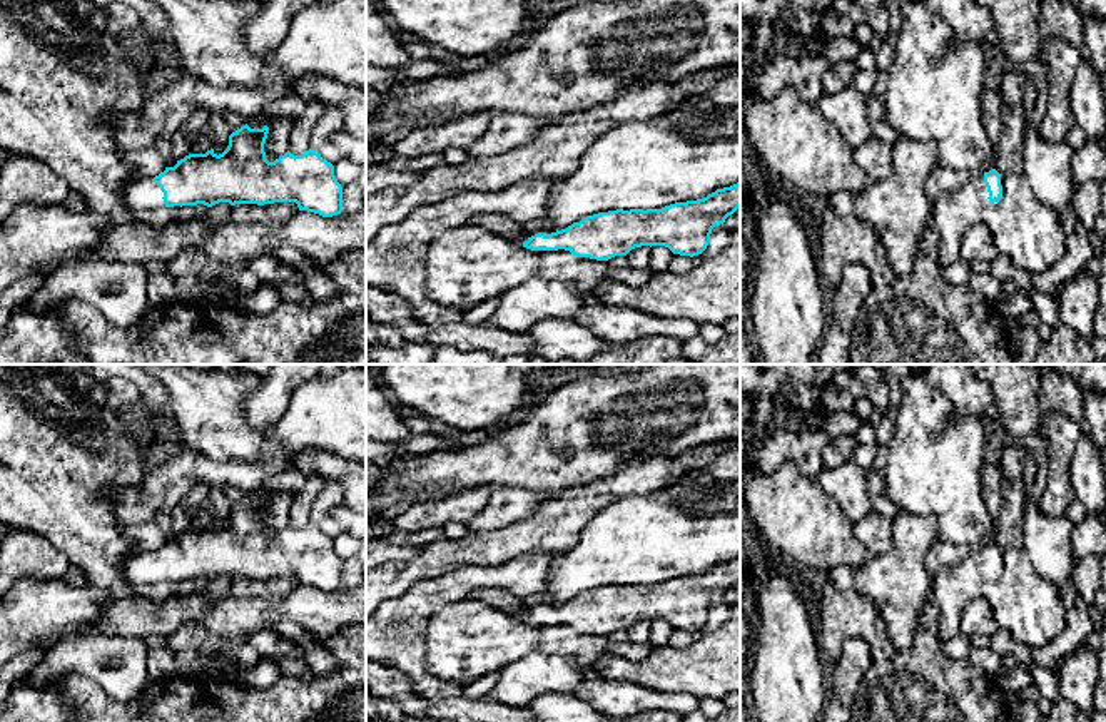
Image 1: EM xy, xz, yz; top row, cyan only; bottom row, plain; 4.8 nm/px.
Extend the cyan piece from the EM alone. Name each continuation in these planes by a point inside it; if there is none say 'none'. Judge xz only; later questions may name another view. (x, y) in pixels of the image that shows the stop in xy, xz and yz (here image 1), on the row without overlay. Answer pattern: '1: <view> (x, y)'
1: xz (542, 599)

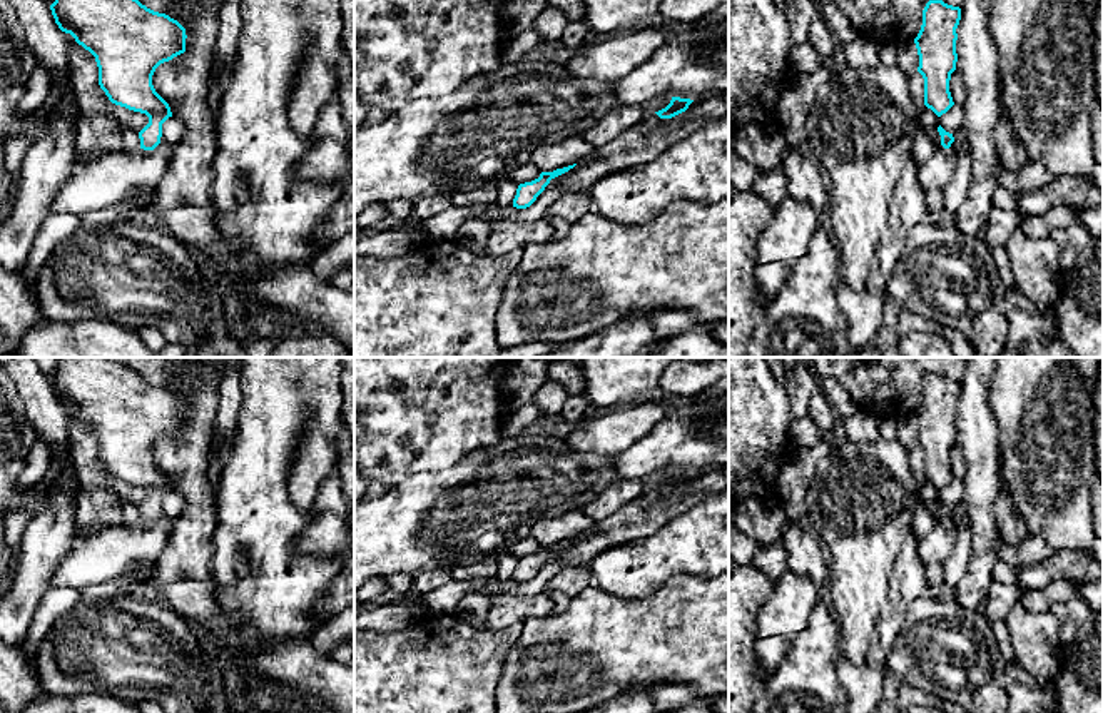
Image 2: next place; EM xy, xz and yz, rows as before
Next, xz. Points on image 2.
none

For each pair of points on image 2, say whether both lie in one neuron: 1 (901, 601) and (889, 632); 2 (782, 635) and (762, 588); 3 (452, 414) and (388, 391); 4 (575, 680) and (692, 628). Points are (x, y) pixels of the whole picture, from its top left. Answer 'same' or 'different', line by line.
1: same
2: different
3: same
4: same

